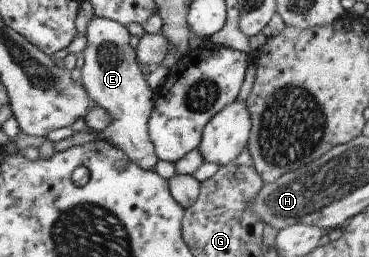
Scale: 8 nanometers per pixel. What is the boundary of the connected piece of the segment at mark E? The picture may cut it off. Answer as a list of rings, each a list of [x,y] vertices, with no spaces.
[[[105,17],[87,22],[85,48],[81,51],[83,67],[80,84],[90,102],[102,108],[109,116],[109,124],[99,134],[110,146],[121,149],[133,163],[142,169],[153,169],[157,162],[151,145],[147,124],[153,109],[152,91],[145,82],[144,71],[134,58],[129,46],[129,34],[123,25]]]

